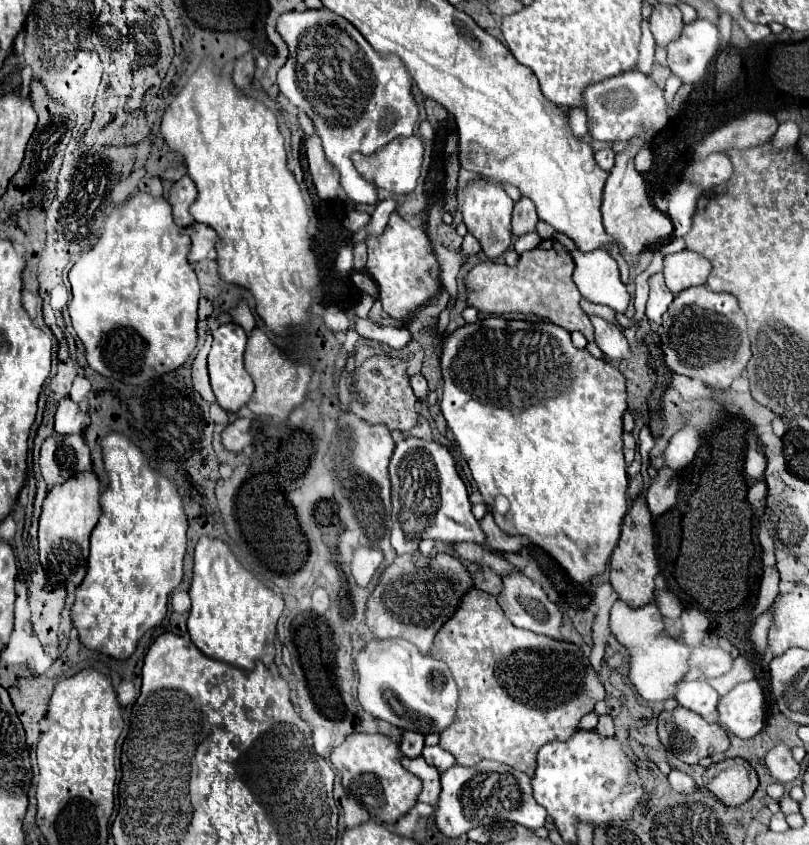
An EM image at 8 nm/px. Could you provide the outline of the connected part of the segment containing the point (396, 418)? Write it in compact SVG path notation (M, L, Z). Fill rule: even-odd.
M386 354L372 356L364 360L354 370L354 388L356 388L356 400L350 404L350 410L364 418L370 424L386 424L390 430L410 430L418 422L416 412L416 396L410 388L408 374L406 374L406 360L404 358L392 358Z

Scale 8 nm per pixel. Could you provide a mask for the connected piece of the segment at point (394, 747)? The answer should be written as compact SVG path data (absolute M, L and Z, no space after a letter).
M358 732L346 736L346 740L338 748L334 748L330 756L332 764L342 776L344 790L382 824L396 824L398 818L408 814L416 804L416 796L422 788L420 780L400 764L400 756L400 746L388 736Z

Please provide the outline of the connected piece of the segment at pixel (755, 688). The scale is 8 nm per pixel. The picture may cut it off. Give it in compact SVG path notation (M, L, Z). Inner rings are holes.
M756 680L740 682L718 702L720 724L738 738L752 738L764 728L766 702Z

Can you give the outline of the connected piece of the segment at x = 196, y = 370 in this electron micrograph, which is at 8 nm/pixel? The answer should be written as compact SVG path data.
M208 334L206 342L204 342L204 348L198 352L198 356L192 364L192 384L194 384L194 390L198 390L198 394L202 394L202 398L212 404L212 402L216 402L216 398L212 394L210 380L208 380L208 370L206 370L206 356L208 356L208 350L210 350L210 342L212 342L212 336Z

